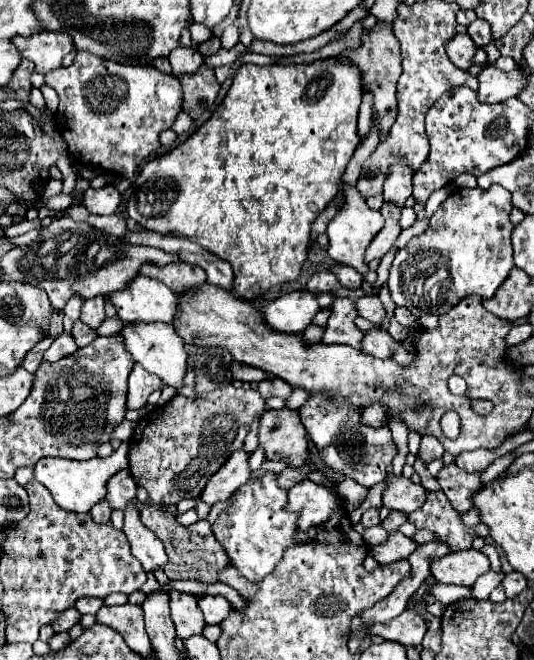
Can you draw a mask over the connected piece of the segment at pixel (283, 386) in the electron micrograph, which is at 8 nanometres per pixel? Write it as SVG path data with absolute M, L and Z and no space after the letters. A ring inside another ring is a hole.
M266 378L258 384L256 388L260 392L262 398L270 398L270 396L278 396L278 398L288 398L290 396L290 384L282 382L280 378Z

